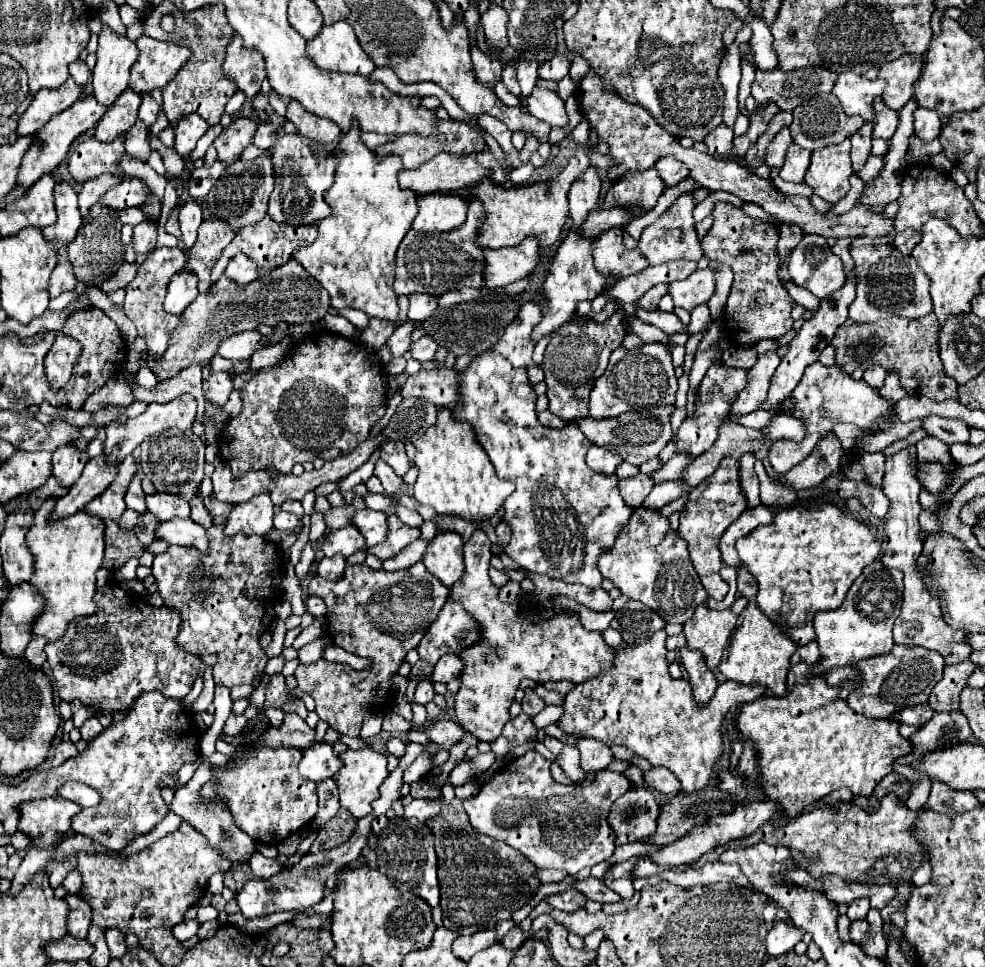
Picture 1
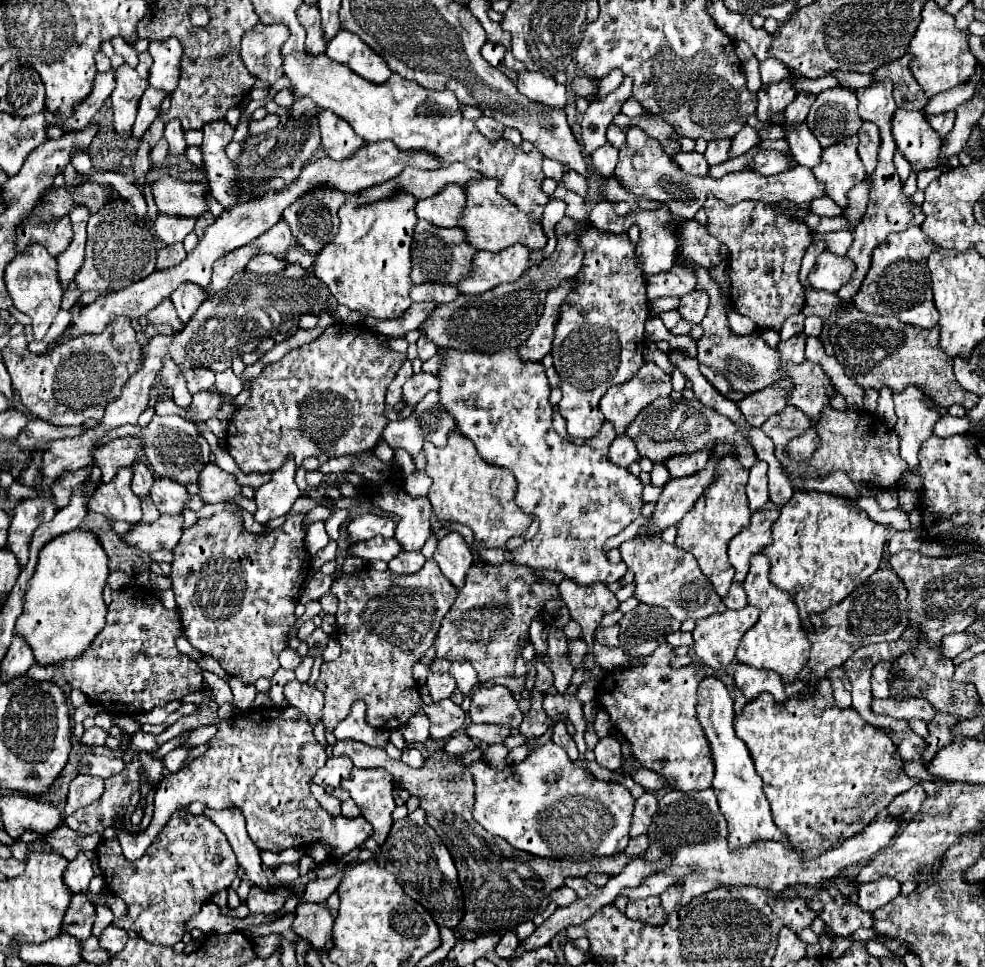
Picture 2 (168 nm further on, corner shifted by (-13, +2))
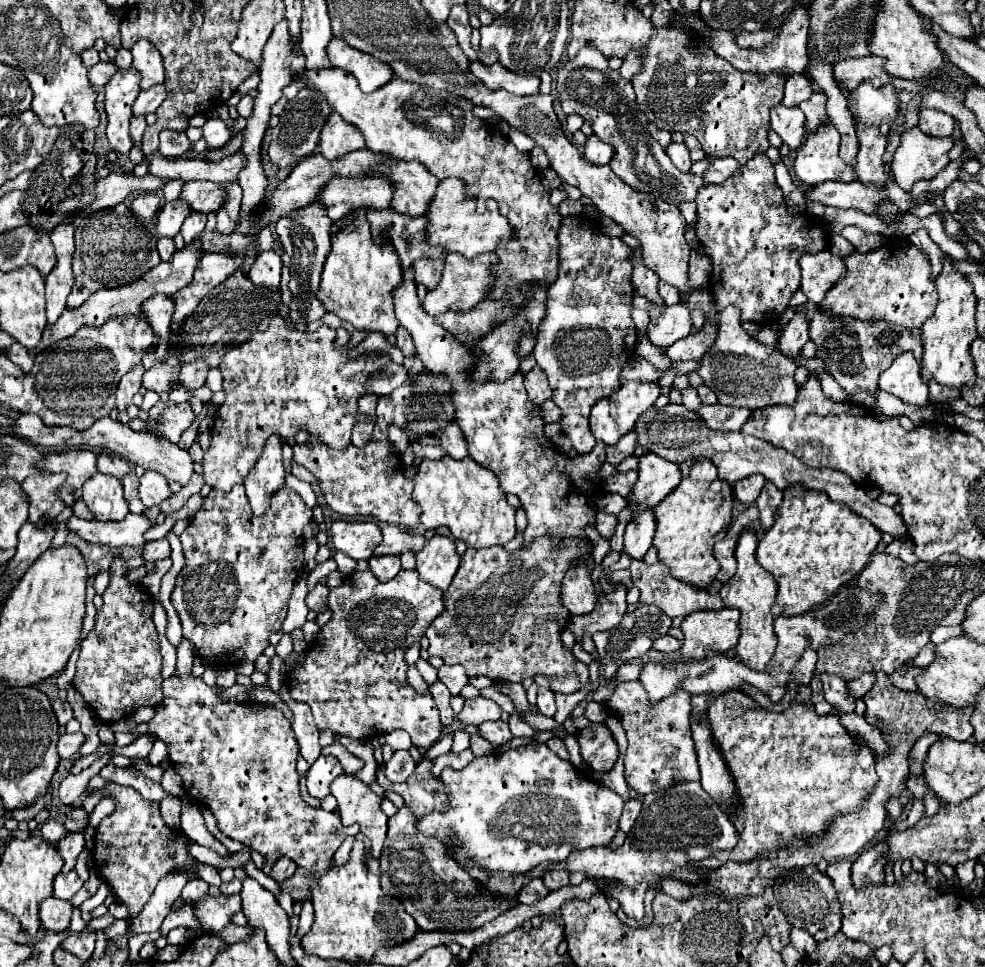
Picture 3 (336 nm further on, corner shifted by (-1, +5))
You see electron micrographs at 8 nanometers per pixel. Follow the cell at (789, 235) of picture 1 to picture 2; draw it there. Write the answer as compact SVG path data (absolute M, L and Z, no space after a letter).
M717 140L717 142L707 142L707 150L705 150L705 160L709 166L715 164L723 164L729 156L729 140Z

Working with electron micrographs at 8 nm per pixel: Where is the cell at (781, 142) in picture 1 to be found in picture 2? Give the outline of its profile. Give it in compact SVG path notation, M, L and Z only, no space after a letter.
M761 150L753 156L749 170L761 174L761 176L773 176L779 172L785 172L787 168L791 168L791 158L787 158L785 154L773 152L773 150Z

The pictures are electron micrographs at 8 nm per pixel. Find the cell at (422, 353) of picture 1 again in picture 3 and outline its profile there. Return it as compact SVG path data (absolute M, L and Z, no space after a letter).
M399 327L399 329L395 331L395 337L397 337L397 347L403 351L403 355L405 355L405 357L413 357L415 347L413 347L411 335L409 335L403 327Z

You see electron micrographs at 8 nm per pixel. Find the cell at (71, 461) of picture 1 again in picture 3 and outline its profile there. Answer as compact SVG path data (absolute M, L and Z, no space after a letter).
M65 473L51 475L31 475L21 487L29 495L29 521L41 525L43 519L55 519L63 511L63 501L59 501L59 485L67 479Z

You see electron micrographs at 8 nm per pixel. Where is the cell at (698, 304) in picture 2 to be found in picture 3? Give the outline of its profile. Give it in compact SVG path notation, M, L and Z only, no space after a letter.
M635 295L633 305L641 307L649 313L651 323L647 325L647 335L649 335L649 341L653 345L667 349L671 343L675 343L675 341L679 341L691 333L691 315L683 303L663 307L661 315L657 315L659 307L651 305L651 301L647 301L647 297Z

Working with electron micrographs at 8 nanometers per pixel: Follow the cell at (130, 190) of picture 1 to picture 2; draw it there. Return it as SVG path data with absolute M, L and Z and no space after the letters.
M163 176L159 182L153 184L153 200L159 208L159 212L167 212L167 214L179 214L179 216L203 216L205 212L209 212L209 206L207 206L207 188L203 182L181 182L181 180L175 180L171 176Z

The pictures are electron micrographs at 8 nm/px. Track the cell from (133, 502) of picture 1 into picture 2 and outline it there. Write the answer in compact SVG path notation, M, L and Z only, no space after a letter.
M137 460L131 468L133 468L133 484L131 484L131 490L137 496L147 496L149 490L151 490L151 484L155 482L153 474L149 472L149 468L141 460Z

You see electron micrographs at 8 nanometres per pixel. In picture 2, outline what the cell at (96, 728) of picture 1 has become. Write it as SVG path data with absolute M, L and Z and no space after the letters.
M93 726L93 728L85 730L85 734L83 734L83 738L81 738L81 744L85 744L85 746L103 746L107 736L109 736L109 734L107 734L103 728Z

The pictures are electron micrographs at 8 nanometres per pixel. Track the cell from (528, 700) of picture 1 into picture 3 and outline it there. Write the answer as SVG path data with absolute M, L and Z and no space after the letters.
M539 687L537 709L539 709L543 715L549 715L549 717L555 715L557 705L555 705L555 697L553 697L553 691L551 691L551 689L543 689L543 687Z

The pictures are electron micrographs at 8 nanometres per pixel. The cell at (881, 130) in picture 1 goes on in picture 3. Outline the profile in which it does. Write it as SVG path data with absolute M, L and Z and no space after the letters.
M919 127L905 129L901 133L901 143L899 143L899 147L893 155L893 163L891 163L891 171L893 171L893 177L895 177L897 185L901 189L909 191L915 181L935 177L949 163L947 153L949 153L951 147L953 147L951 137L927 137Z

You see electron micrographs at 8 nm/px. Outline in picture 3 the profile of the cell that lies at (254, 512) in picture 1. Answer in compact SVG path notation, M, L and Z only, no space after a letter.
M269 437L263 455L243 483L255 515L263 515L271 505L271 497L285 485L281 445L283 441L279 437Z

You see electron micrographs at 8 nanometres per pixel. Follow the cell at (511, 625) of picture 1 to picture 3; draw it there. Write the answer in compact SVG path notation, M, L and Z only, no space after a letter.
M479 695L471 701L465 701L465 707L457 717L465 725L479 725L483 721L497 721L501 717L501 713L503 711L495 701Z

